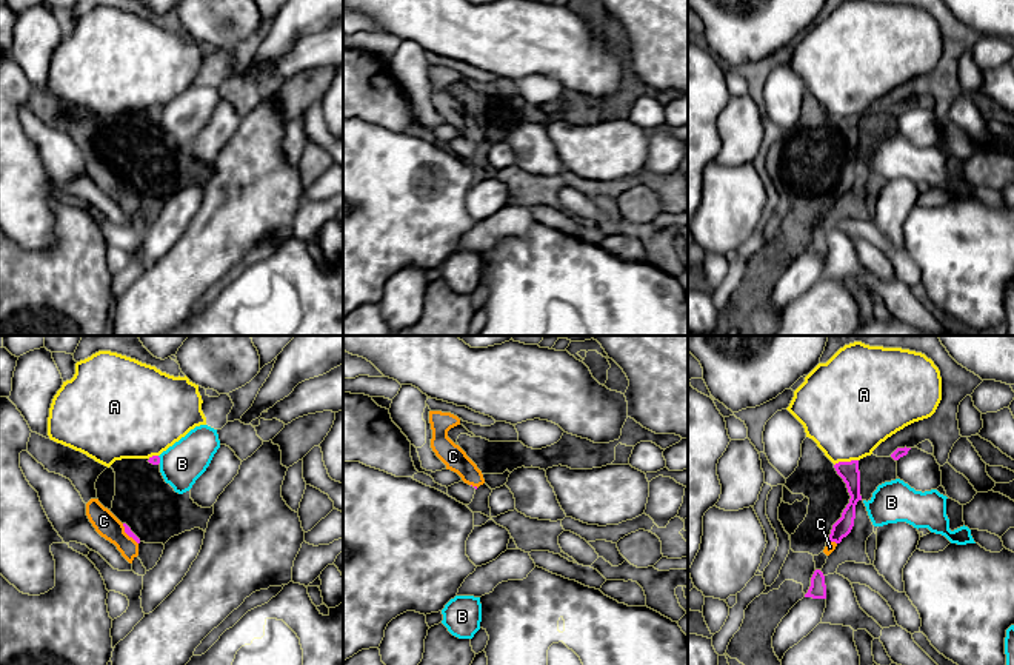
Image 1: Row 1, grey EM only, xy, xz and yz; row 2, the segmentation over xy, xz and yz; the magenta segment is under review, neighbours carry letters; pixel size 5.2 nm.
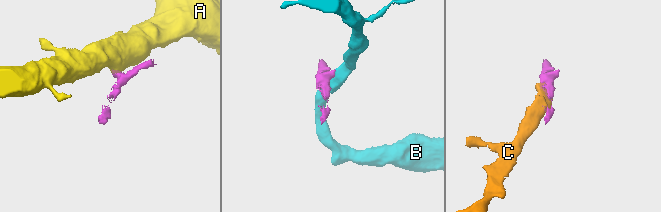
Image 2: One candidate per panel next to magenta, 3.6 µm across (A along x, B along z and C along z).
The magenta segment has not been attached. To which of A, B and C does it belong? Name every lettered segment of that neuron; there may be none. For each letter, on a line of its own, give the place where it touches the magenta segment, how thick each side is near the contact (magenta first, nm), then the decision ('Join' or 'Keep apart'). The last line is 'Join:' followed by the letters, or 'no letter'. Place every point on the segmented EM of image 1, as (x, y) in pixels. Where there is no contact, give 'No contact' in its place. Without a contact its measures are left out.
A: Touches magenta at yz (845, 462). Thickness 100 nm (magenta) against 460 nm. Keep apart
B: Touches magenta at xy (159, 459). Thickness 50 nm (magenta) against 220 nm. Keep apart
C: Touches magenta at xy (128, 534). Thickness 40 nm (magenta) against 120 nm. Join
Join: C

